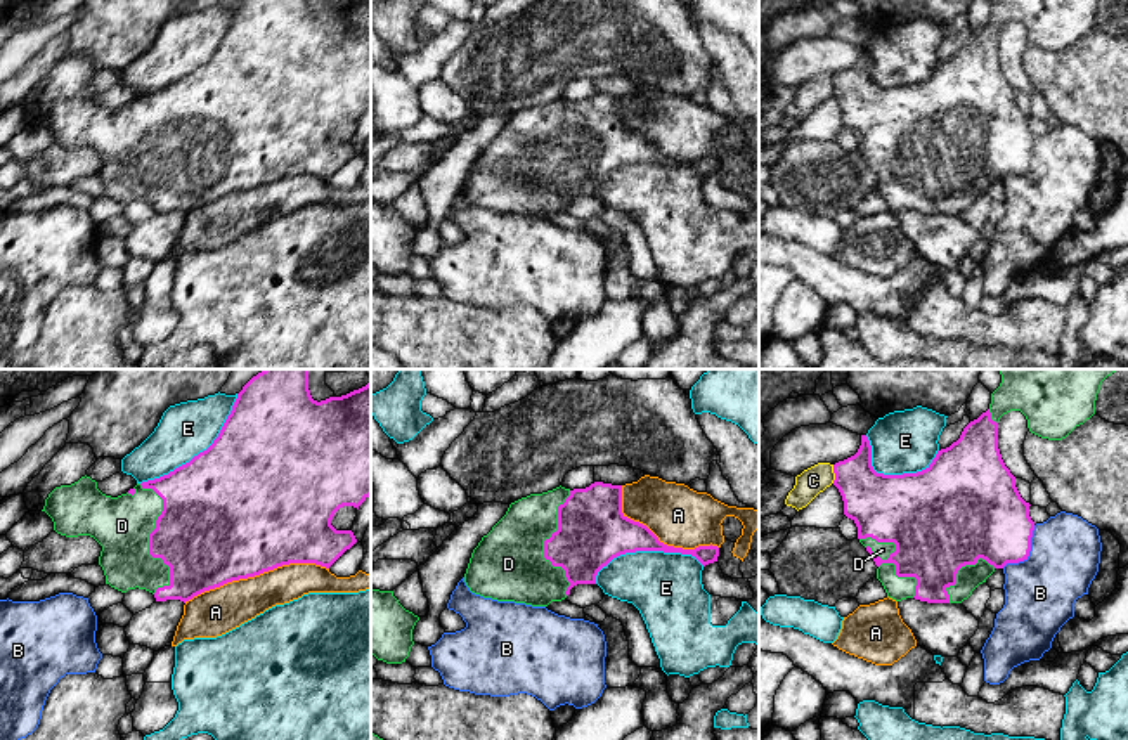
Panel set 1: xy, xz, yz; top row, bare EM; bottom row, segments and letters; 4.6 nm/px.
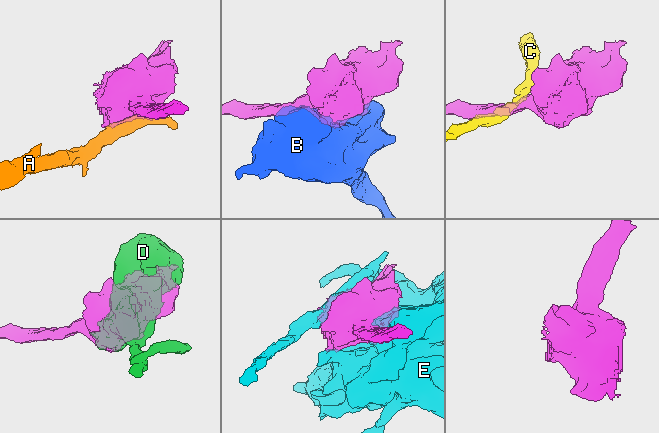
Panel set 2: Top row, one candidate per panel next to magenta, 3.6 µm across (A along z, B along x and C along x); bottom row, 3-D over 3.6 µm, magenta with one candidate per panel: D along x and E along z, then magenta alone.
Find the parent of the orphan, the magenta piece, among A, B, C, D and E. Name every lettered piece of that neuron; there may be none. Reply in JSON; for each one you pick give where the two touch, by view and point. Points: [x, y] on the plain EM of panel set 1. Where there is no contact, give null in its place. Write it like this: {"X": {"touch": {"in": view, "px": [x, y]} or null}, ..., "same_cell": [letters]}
{"D": {"touch": {"in": "yz", "px": [888, 174]}}, "same_cell": ["D"]}

